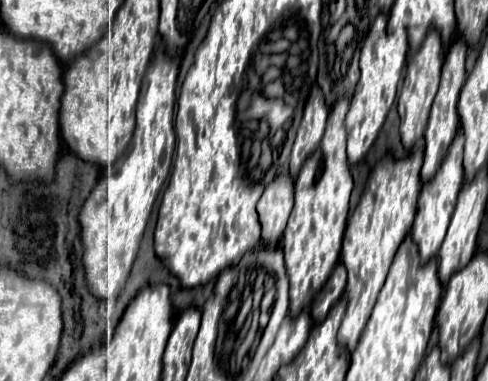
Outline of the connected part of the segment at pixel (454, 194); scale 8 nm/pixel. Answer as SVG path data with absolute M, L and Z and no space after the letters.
M458 131L454 143L450 145L450 151L444 159L444 163L440 165L436 177L432 181L428 181L422 187L422 193L418 197L416 221L412 227L412 239L418 245L420 251L420 263L428 263L432 257L438 255L442 239L446 235L446 229L450 225L450 217L454 213L456 207L456 199L458 199L458 191L464 185L464 171L462 171L462 149L464 149L464 133Z

